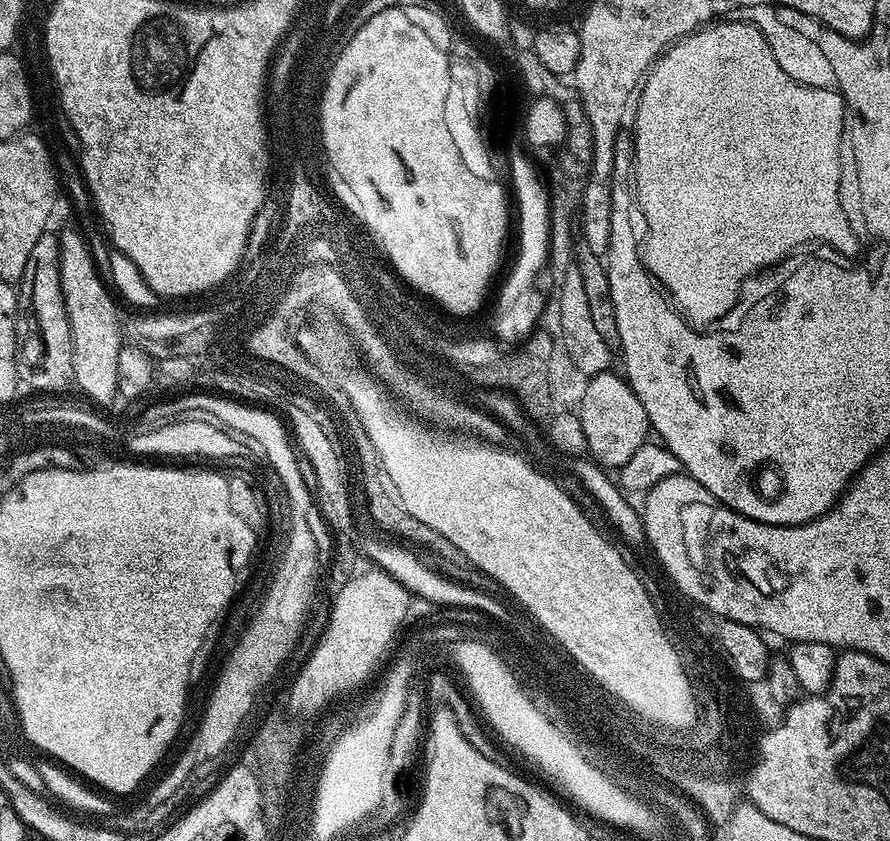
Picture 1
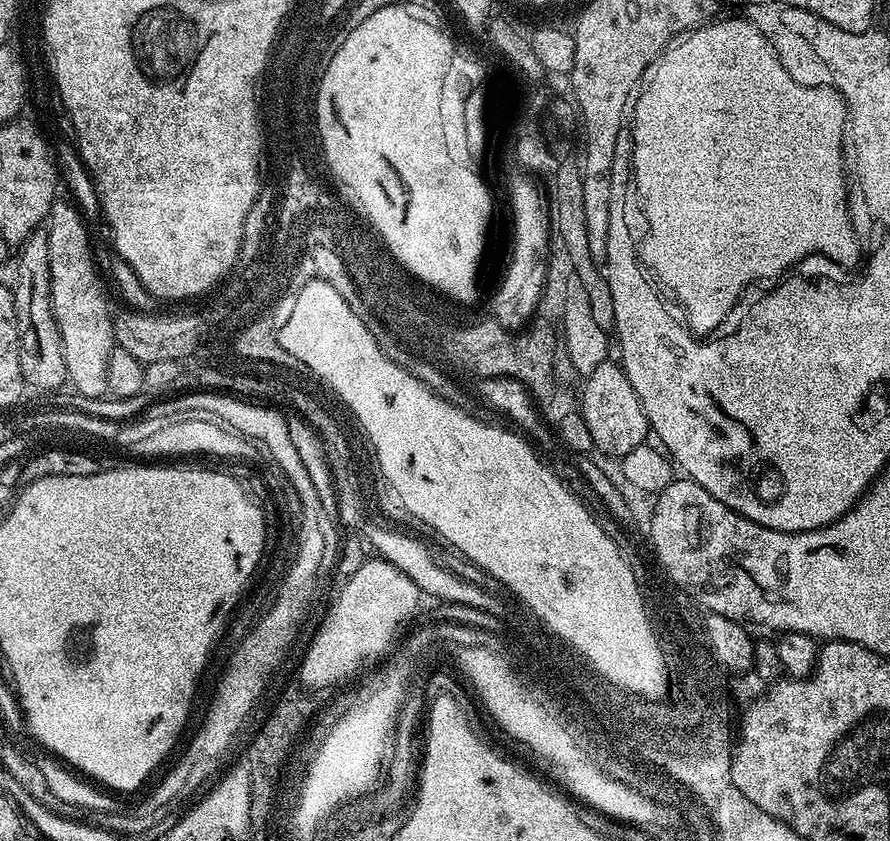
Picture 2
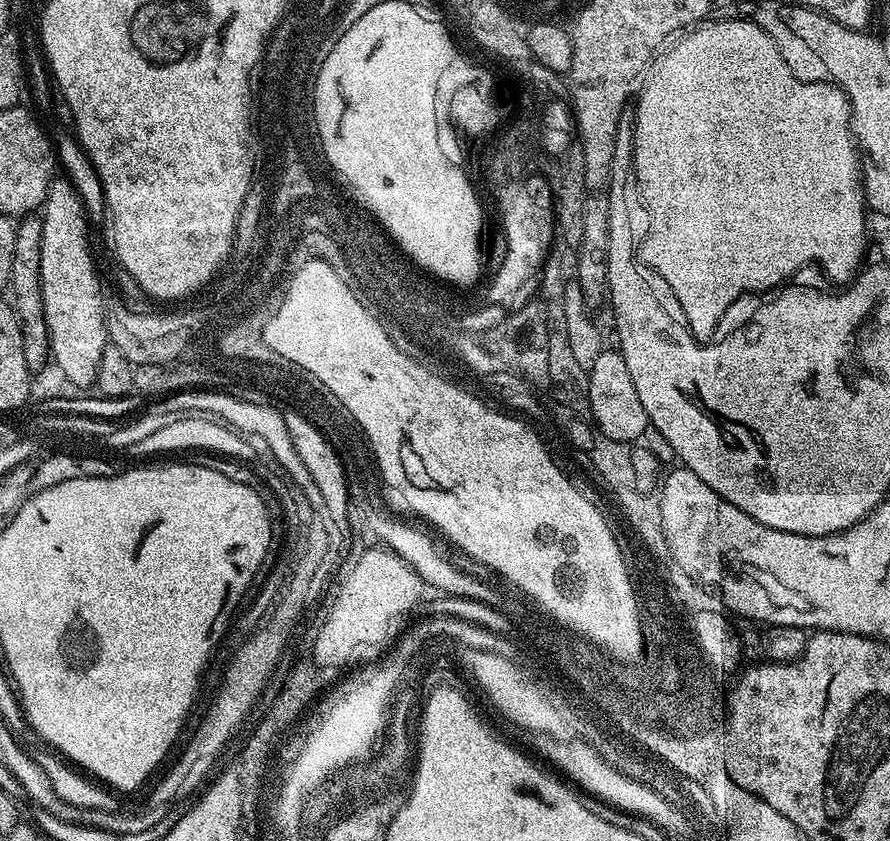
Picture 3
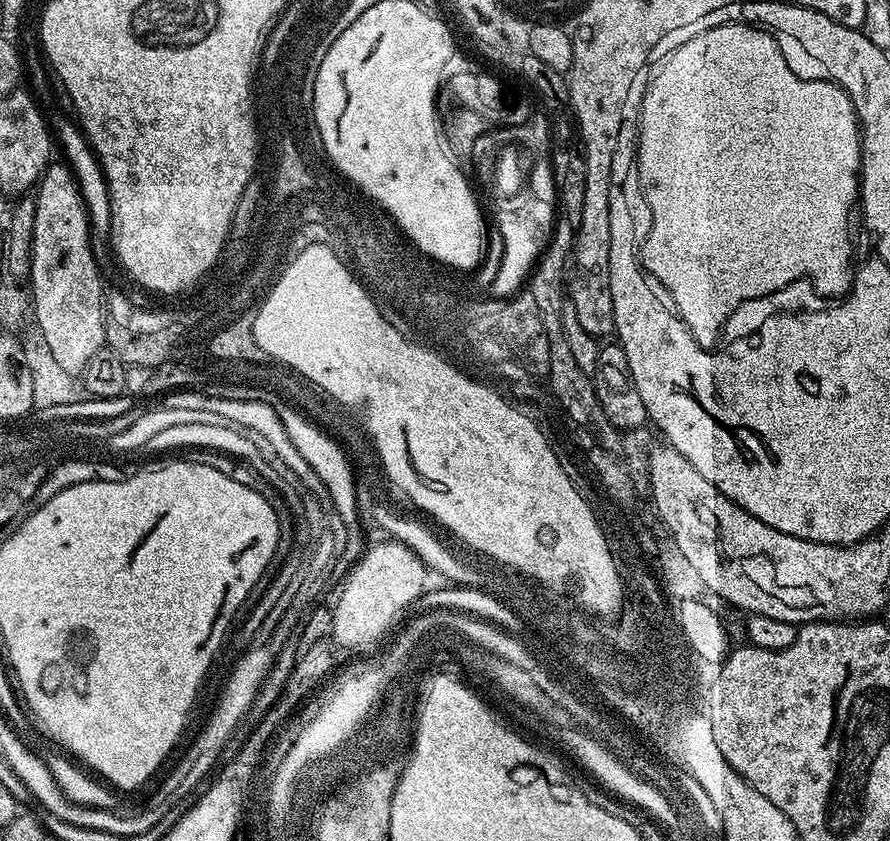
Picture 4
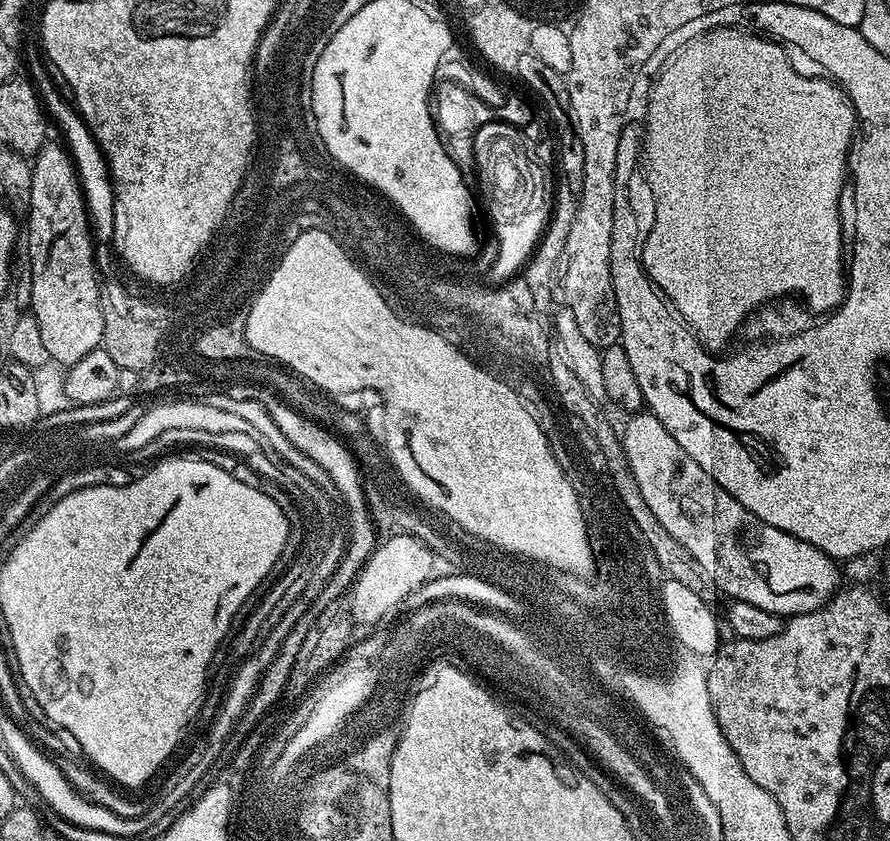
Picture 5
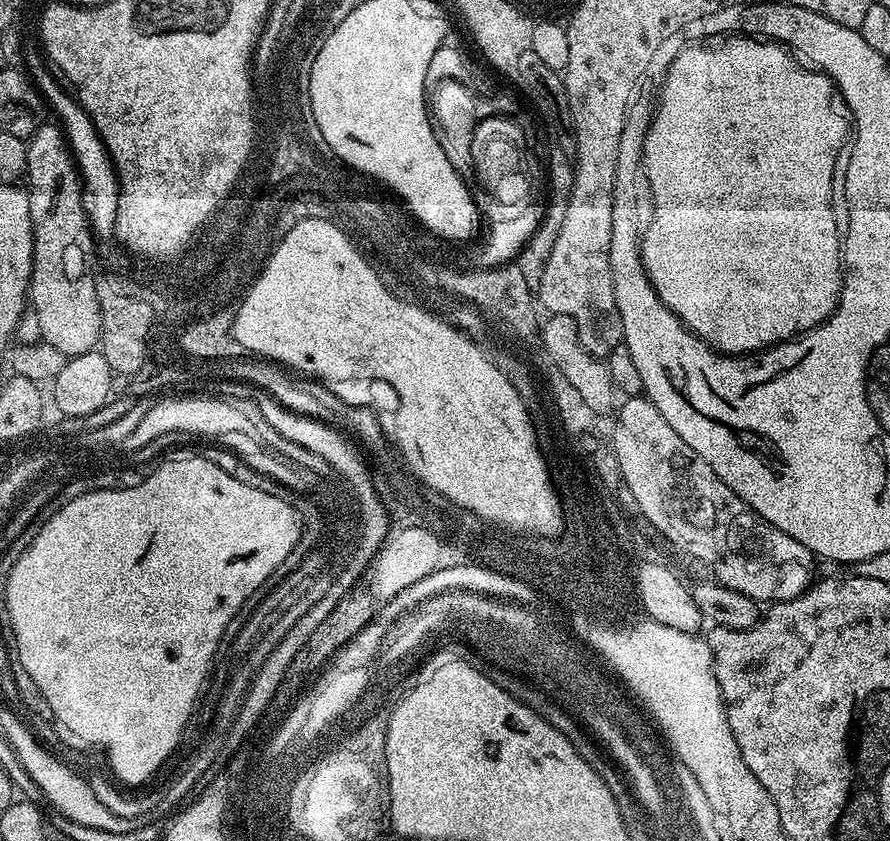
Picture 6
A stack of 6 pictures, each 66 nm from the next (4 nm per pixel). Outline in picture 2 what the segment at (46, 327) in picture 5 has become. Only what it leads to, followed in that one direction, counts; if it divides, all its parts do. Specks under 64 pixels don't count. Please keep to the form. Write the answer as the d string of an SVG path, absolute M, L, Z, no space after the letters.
M68 202L53 204L48 214L50 298L62 338L67 383L84 396L103 396L108 390L106 366L114 347L114 312L108 309L108 296L104 293L104 284L92 257L92 244L88 241L88 228L82 221L80 210Z

